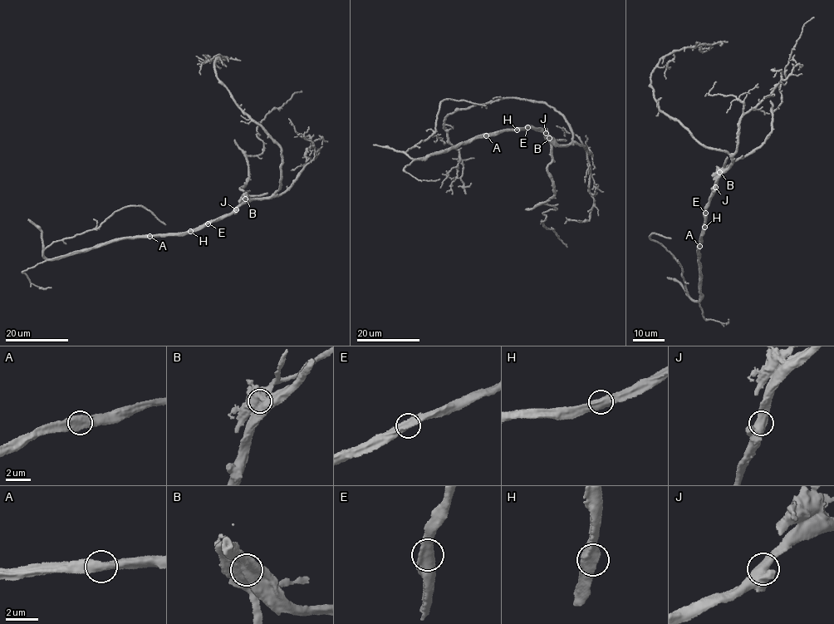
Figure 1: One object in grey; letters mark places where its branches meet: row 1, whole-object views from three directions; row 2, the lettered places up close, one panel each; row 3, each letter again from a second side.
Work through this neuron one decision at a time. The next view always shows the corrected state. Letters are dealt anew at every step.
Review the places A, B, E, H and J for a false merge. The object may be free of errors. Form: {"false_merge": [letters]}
{"false_merge": ["B"]}

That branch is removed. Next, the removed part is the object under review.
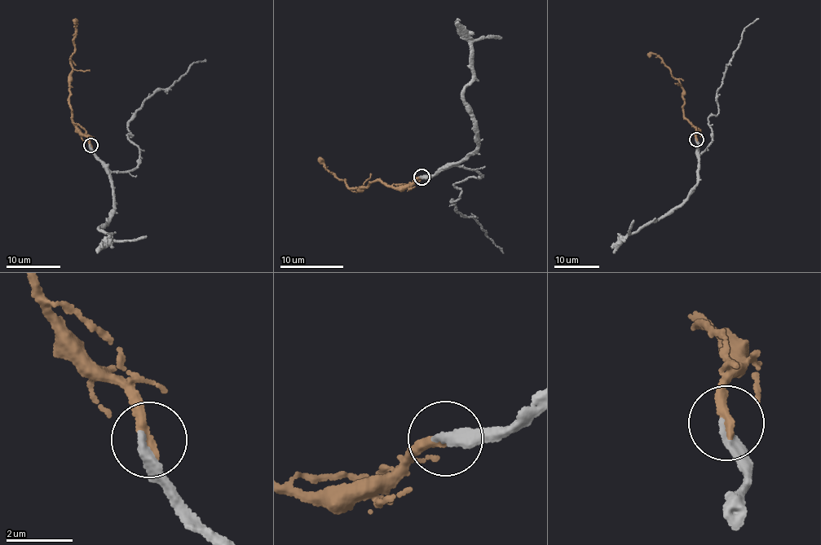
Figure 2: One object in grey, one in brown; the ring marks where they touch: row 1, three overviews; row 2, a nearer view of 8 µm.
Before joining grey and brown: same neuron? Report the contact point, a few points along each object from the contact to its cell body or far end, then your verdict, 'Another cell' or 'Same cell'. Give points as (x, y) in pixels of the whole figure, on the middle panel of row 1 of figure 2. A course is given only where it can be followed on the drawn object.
Place: (421, 177). Course of grey: (422, 177), (455, 166), (478, 171), (482, 177), (456, 183), (459, 198), (450, 202), (474, 217), (502, 252). Course of brown: (421, 178), (403, 186), (392, 188), (374, 181), (357, 191), (346, 186), (344, 179), (335, 178), (319, 157). Same cell

